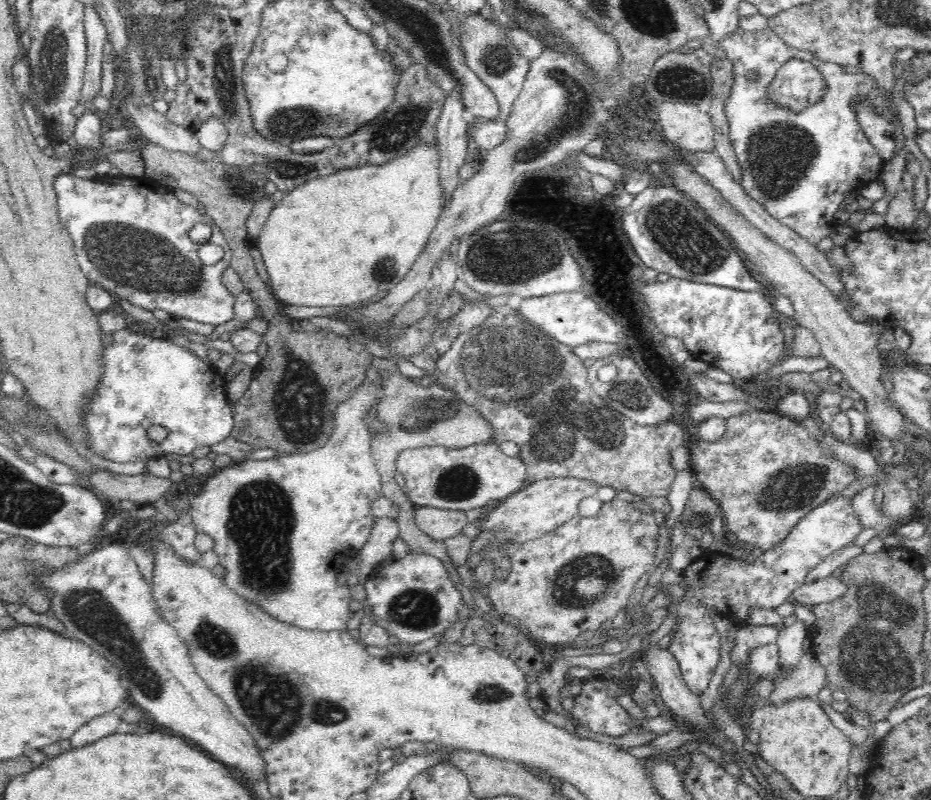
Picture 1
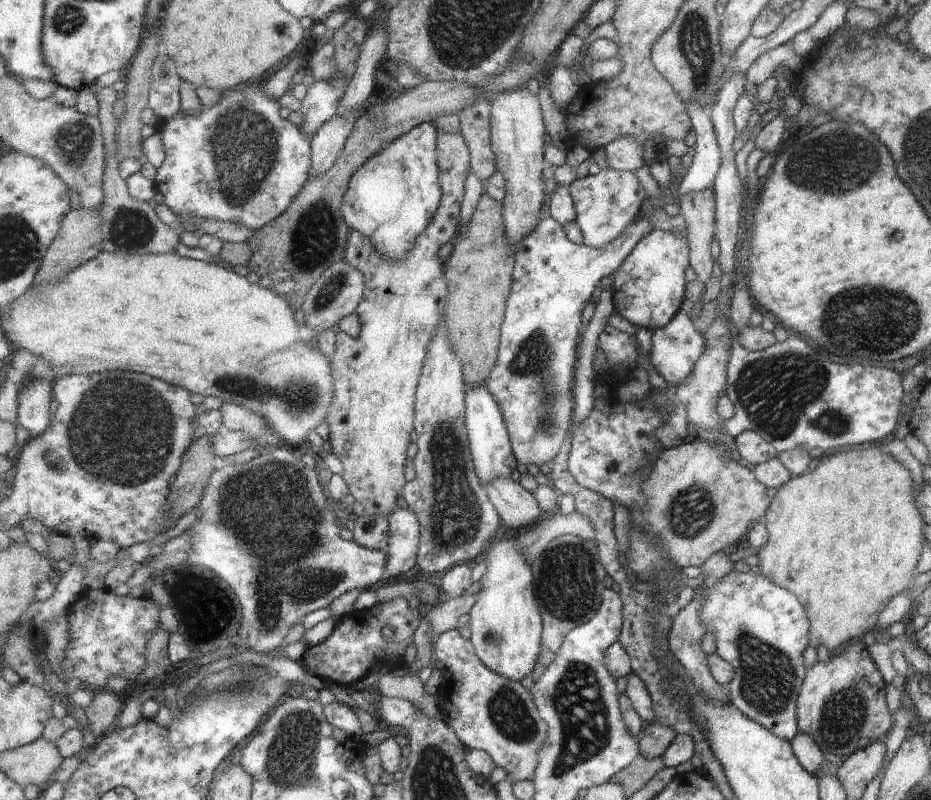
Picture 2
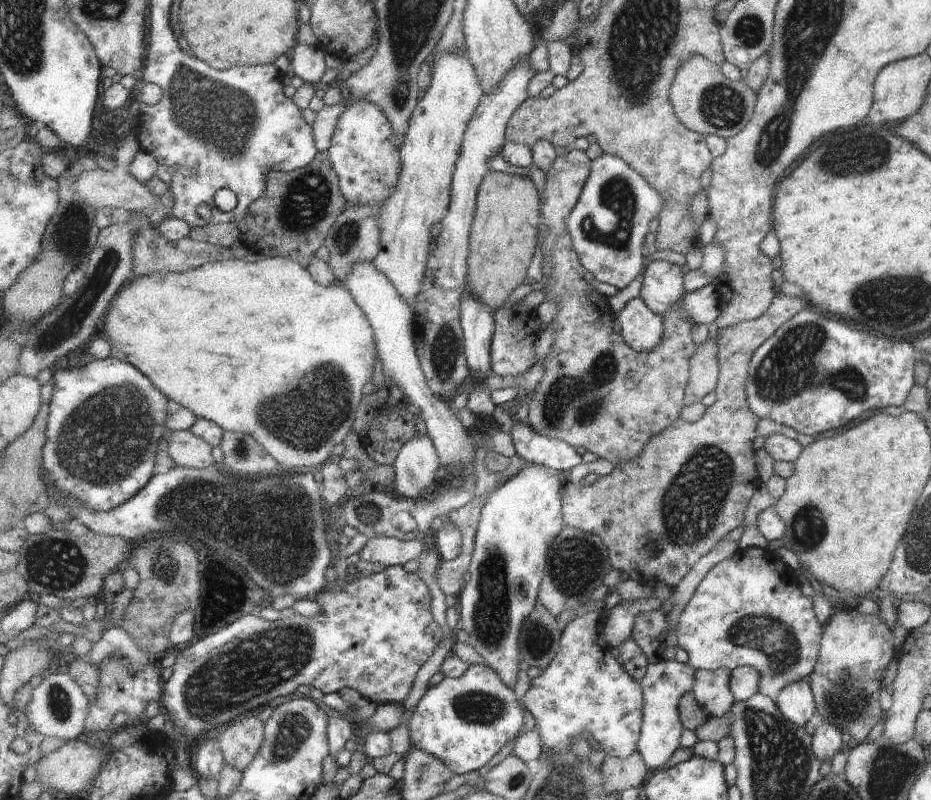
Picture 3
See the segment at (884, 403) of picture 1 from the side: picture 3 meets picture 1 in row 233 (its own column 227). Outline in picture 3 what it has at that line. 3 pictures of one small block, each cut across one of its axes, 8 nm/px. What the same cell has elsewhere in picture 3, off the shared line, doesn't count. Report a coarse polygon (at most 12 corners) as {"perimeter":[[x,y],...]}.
{"perimeter":[[258,712],[218,738],[226,764],[251,766],[266,736]]}

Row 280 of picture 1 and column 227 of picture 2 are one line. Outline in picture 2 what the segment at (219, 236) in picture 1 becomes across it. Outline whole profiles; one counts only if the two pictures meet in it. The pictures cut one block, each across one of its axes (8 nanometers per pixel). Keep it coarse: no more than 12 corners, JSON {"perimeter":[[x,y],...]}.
{"perimeter":[[262,82],[155,128],[161,200],[262,229],[302,193],[312,138]]}

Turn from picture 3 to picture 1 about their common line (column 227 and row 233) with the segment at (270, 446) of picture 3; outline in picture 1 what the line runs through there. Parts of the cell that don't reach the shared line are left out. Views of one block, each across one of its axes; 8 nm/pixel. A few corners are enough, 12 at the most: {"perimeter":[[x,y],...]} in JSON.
{"perimeter":[[437,144],[297,186],[256,243],[284,306],[389,291],[443,211]]}

